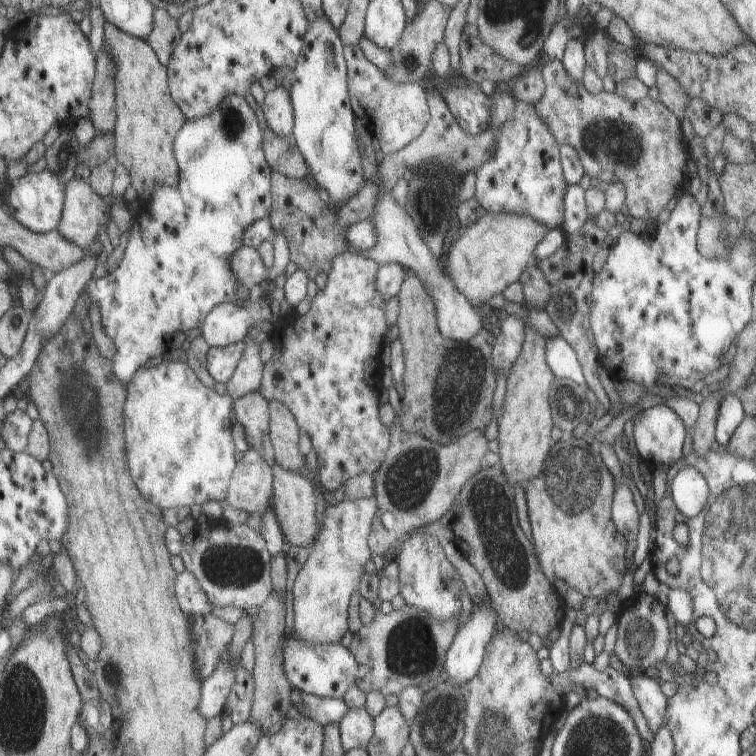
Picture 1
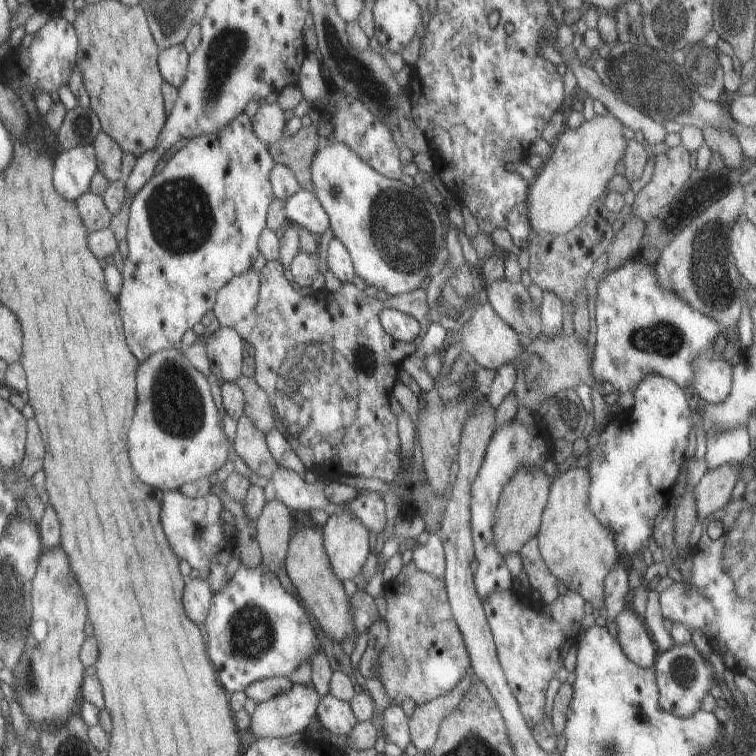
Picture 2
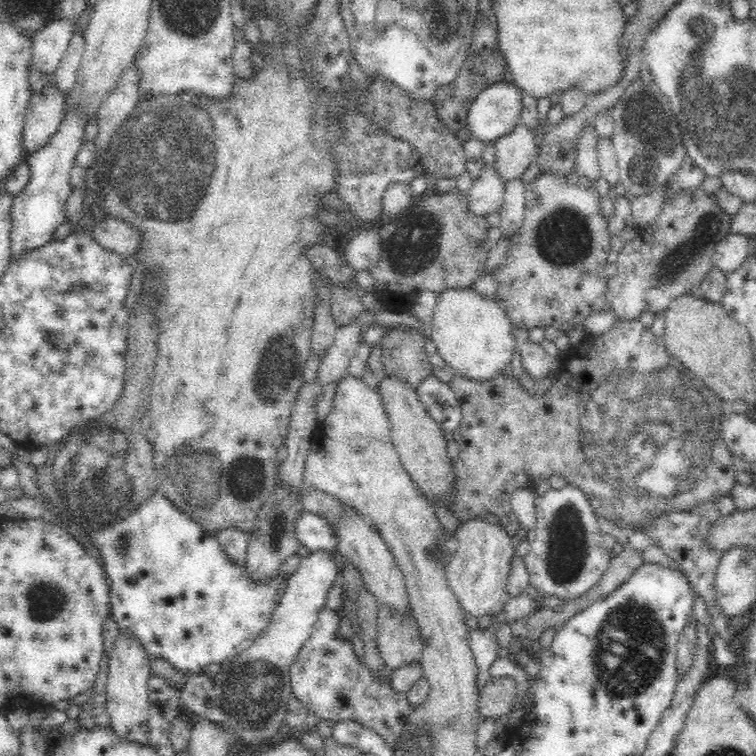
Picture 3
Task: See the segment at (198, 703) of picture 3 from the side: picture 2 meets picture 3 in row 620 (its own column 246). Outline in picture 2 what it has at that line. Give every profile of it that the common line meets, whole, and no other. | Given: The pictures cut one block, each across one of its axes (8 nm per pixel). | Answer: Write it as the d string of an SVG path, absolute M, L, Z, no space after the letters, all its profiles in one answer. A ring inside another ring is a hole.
M247 268L243 274L237 274L217 292L217 300L213 306L215 318L221 326L233 328L239 320L251 314L259 302L261 290L261 272Z

